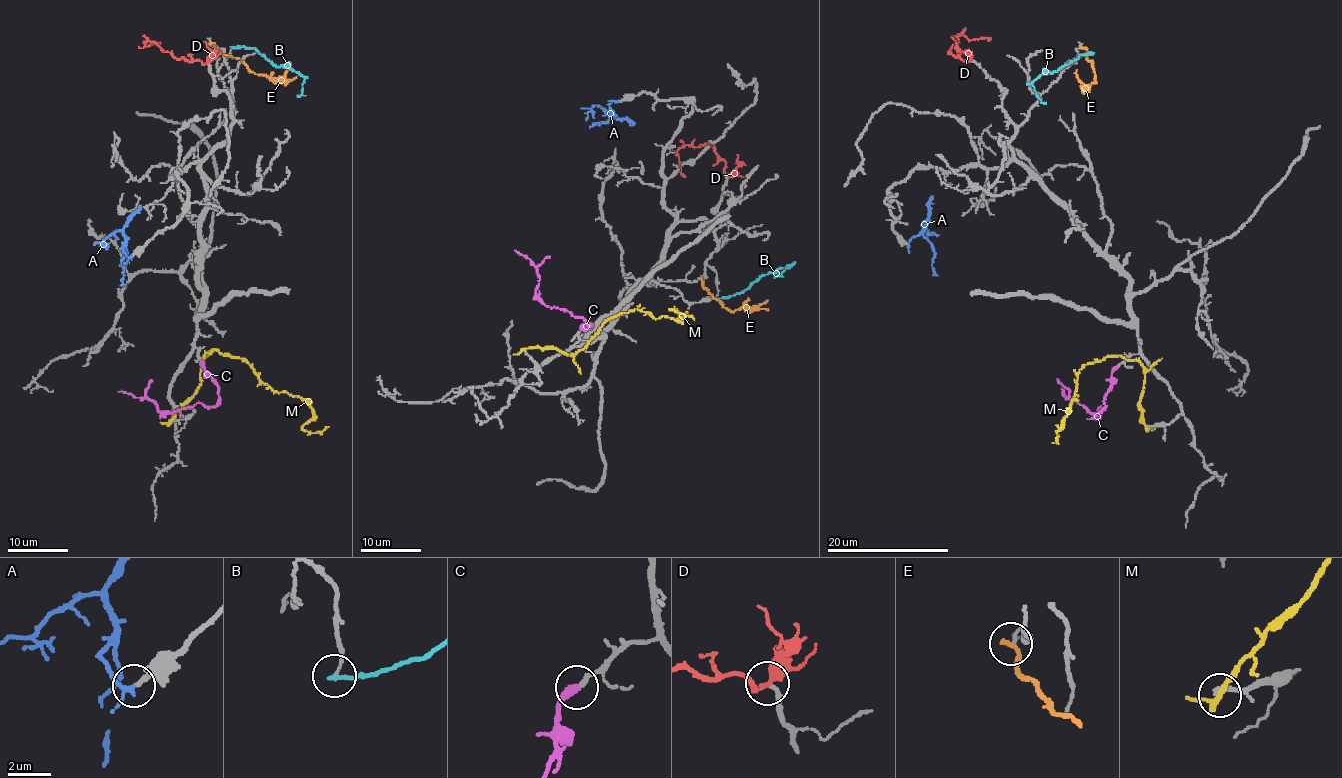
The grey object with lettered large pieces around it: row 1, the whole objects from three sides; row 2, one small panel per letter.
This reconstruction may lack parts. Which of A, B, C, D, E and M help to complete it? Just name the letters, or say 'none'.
A, C, D

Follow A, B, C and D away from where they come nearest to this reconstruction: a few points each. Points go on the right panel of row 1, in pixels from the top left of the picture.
A: (907, 245), (923, 230), (925, 220), (922, 227), (938, 234)
B: (1093, 52), (1081, 54), (1053, 72), (1035, 78), (1032, 86), (1037, 98), (1046, 103)
C: (1117, 366), (1111, 373), (1105, 407), (1102, 411), (1100, 407), (1098, 415), (1064, 396), (1062, 389)
D: (971, 60), (963, 61), (948, 52), (957, 45), (958, 36), (962, 34), (969, 40), (990, 39)

